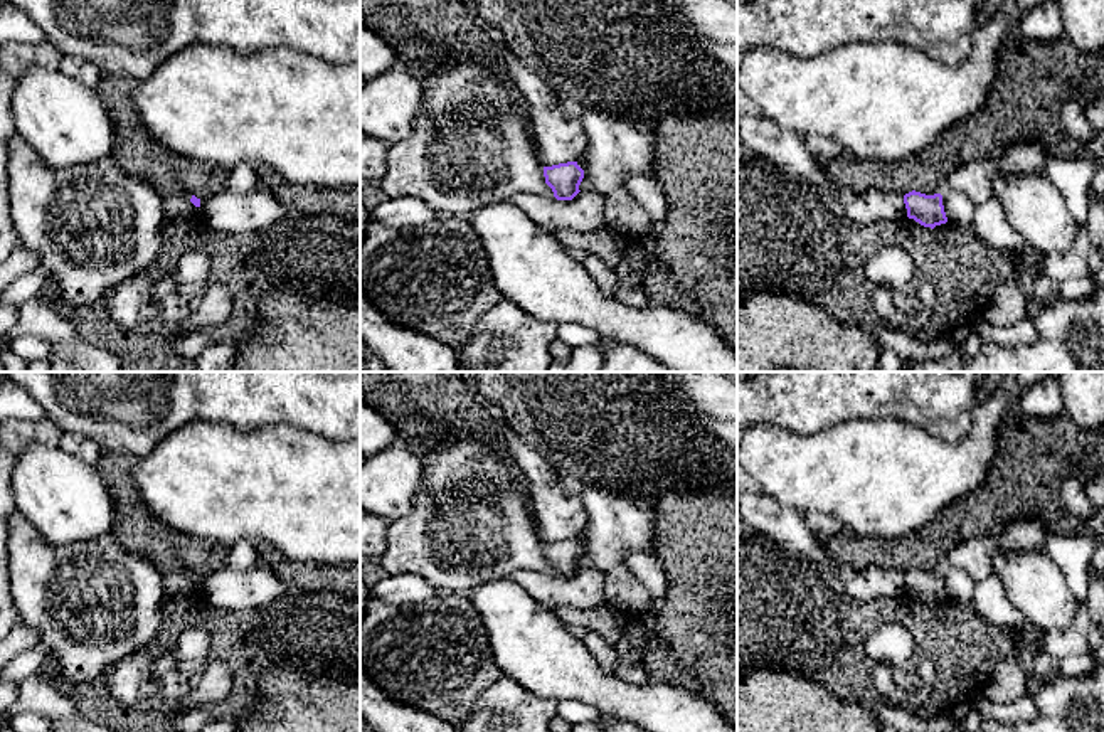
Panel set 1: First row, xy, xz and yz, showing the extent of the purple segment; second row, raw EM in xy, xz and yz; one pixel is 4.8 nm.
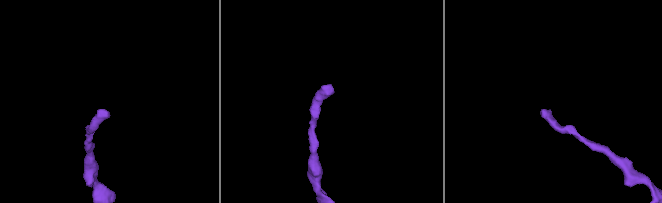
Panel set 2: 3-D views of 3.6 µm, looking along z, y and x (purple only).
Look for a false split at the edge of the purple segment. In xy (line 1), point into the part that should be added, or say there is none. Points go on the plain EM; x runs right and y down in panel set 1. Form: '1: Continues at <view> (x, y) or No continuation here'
1: No continuation here

